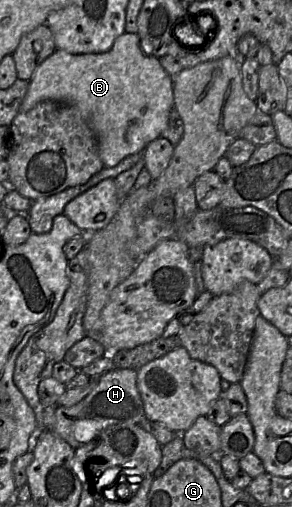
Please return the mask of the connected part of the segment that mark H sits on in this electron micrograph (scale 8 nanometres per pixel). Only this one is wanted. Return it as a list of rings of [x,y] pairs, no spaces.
[[[114,368],[95,380],[94,388],[79,403],[70,407],[57,407],[49,430],[76,449],[91,442],[109,426],[122,423],[140,424],[146,418],[137,387],[137,370]]]

